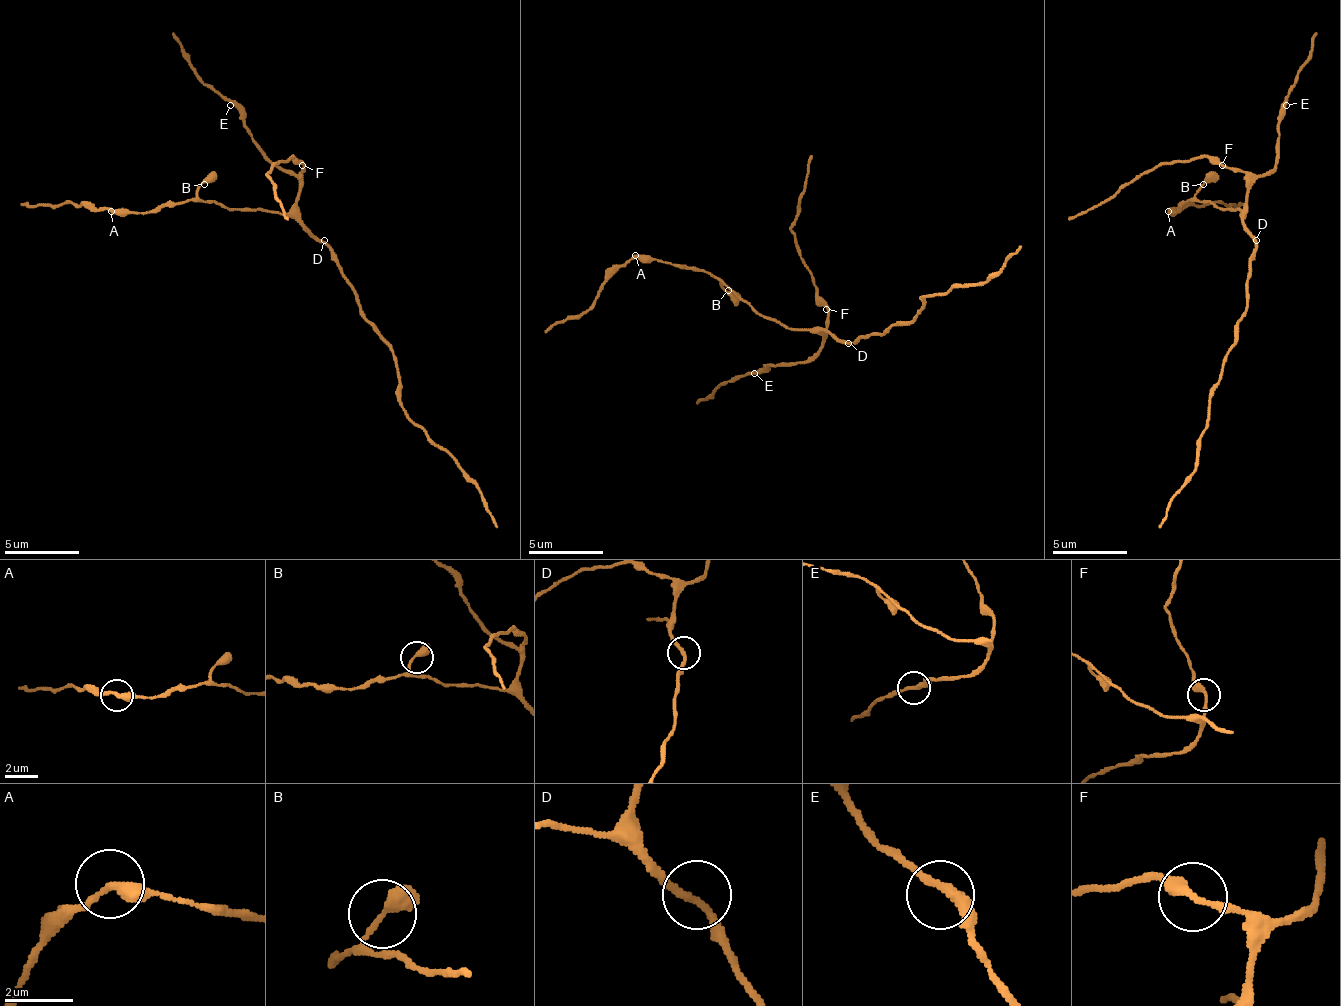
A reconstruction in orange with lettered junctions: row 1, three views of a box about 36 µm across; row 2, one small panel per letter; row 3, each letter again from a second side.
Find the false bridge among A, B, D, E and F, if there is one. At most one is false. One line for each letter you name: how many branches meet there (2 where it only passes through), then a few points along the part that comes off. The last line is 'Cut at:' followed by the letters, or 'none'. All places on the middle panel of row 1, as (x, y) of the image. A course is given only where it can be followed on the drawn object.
A: 2 | (634, 256), (577, 316), (555, 320), (544, 331)
Cut at: A

